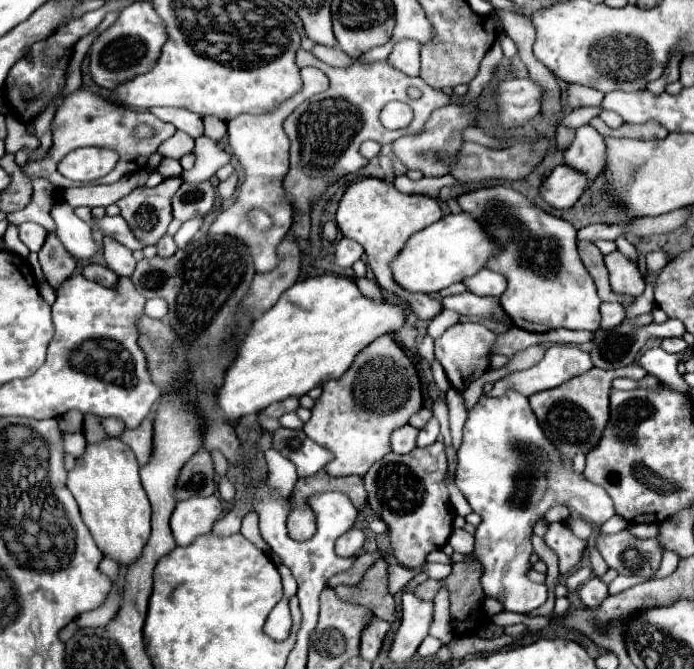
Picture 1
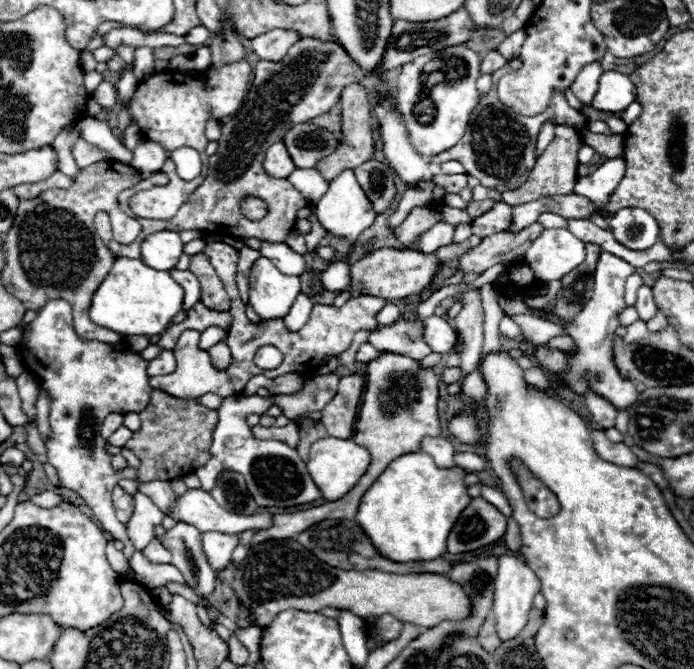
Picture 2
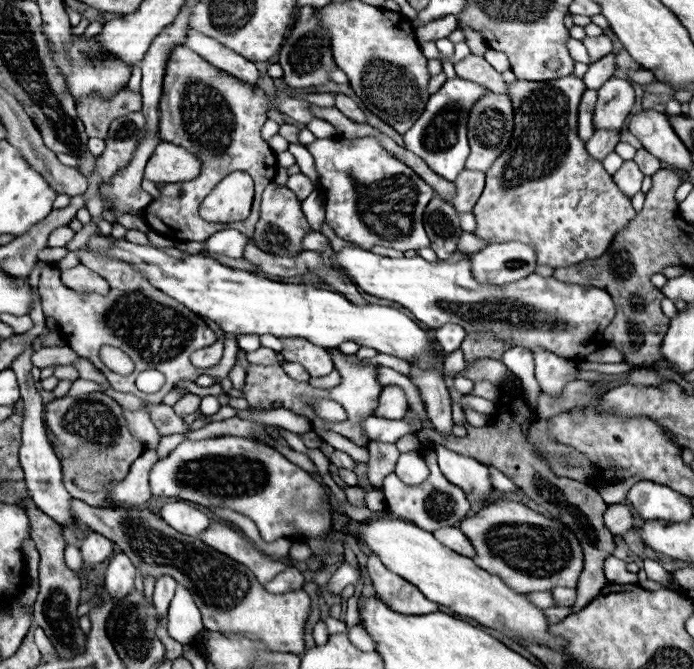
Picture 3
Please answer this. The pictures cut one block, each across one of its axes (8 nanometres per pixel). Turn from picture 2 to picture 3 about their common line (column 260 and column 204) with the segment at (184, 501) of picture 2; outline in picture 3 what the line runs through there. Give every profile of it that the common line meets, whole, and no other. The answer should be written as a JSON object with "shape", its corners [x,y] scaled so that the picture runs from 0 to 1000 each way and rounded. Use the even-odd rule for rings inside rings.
{"shape":[[[265,750],[236,753],[236,756],[231,759],[231,771],[233,771],[233,777],[242,780],[251,792],[256,792],[256,795],[262,795],[262,798],[271,798],[271,801],[285,801],[285,798],[294,795],[294,792],[300,789],[300,783],[303,783],[303,774],[300,774],[294,765],[277,759],[277,756],[271,756],[271,753],[265,753]]]}

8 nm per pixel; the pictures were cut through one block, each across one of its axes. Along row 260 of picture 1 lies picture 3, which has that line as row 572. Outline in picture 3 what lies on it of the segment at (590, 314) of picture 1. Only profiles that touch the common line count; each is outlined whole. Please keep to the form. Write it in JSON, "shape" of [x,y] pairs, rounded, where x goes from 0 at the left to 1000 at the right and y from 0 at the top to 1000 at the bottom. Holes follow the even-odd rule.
{"shape":[[[709,744],[686,771],[666,777],[663,789],[686,822],[683,840],[700,855],[726,864],[726,873],[741,885],[787,885],[801,876],[830,879],[833,873],[841,825],[830,798],[798,774],[787,774],[749,750]]]}

